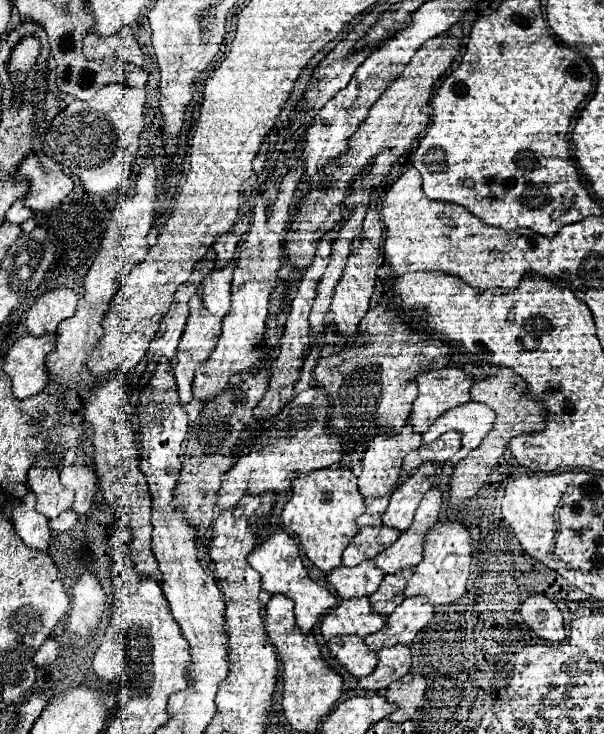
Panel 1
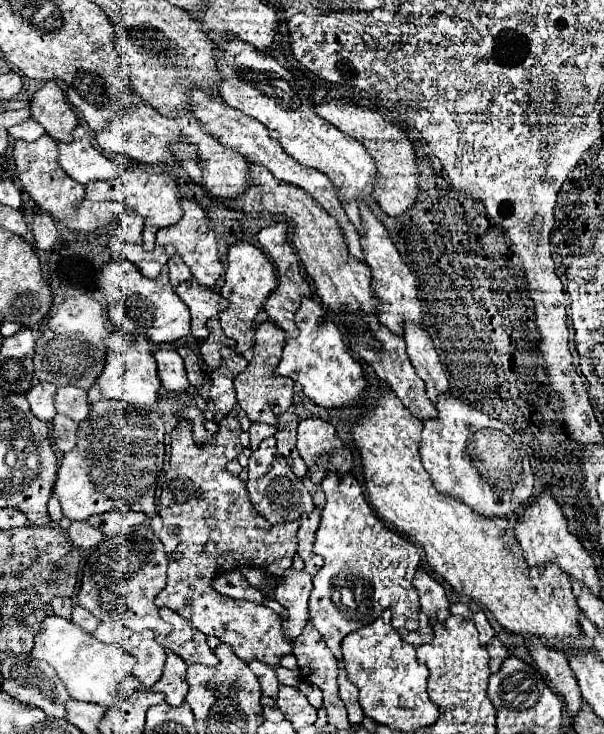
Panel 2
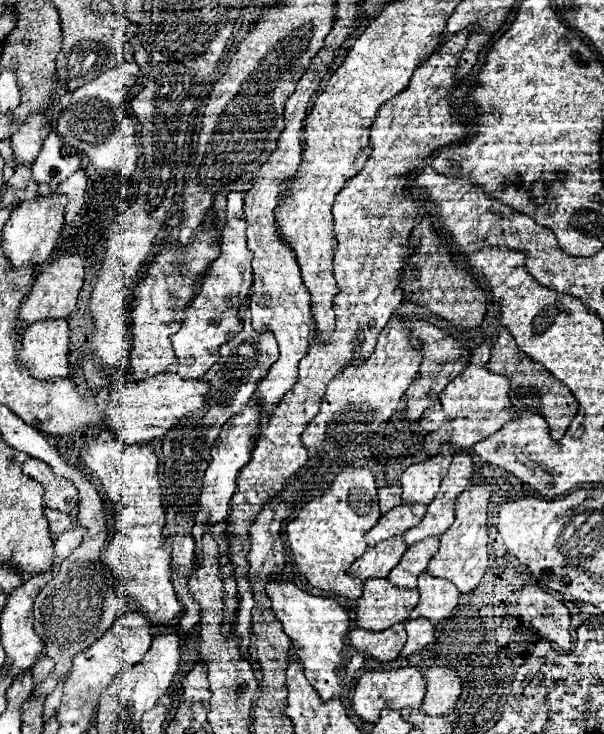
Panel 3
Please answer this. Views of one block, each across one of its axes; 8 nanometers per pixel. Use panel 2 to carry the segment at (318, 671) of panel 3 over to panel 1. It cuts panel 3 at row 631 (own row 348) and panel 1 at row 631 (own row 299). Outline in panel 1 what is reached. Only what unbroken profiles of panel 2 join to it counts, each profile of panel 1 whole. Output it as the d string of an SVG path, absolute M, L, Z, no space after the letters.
M260 524L260 538L258 546L248 554L248 564L260 572L262 576L262 590L270 594L288 594L288 598L296 604L296 626L308 634L314 630L314 624L320 620L320 616L334 608L336 598L322 586L310 580L302 558L298 554L298 544L292 536L288 536L282 528L276 528L274 524Z

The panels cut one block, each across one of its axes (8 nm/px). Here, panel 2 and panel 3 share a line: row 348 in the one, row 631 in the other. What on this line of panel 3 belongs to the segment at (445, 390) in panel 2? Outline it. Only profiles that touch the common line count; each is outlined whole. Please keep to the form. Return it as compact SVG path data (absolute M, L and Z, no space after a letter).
M416 618L416 620L406 620L404 628L408 632L408 642L404 644L404 650L400 652L402 658L410 656L416 650L422 650L428 642L434 640L434 624L428 618Z

